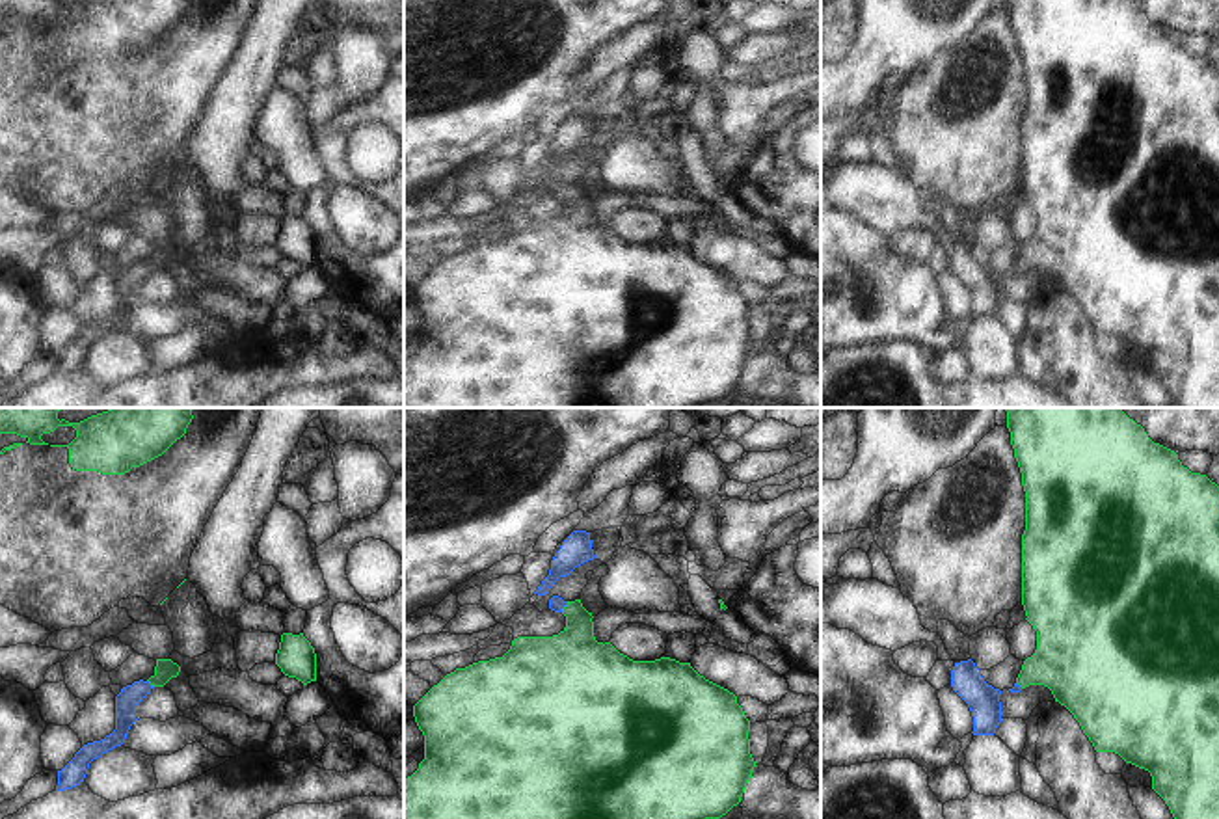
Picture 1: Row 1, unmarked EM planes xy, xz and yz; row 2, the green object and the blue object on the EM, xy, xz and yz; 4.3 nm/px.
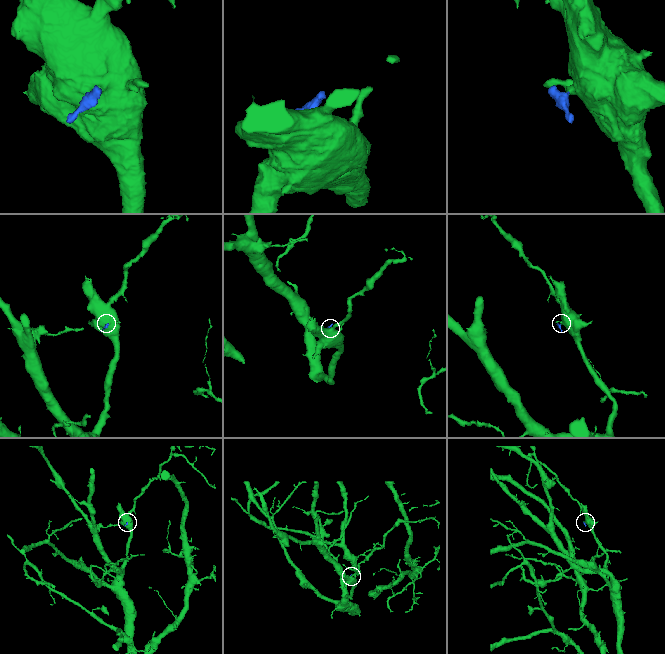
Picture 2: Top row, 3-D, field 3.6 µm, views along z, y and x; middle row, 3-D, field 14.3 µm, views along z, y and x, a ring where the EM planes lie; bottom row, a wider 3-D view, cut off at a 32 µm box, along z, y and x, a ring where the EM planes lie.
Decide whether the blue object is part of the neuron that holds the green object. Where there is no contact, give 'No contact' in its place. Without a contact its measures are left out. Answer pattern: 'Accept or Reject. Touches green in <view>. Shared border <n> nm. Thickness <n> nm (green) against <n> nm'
Accept. Touches green in xz. Shared border 60 nm. Thickness 300 nm (green) against 70 nm

